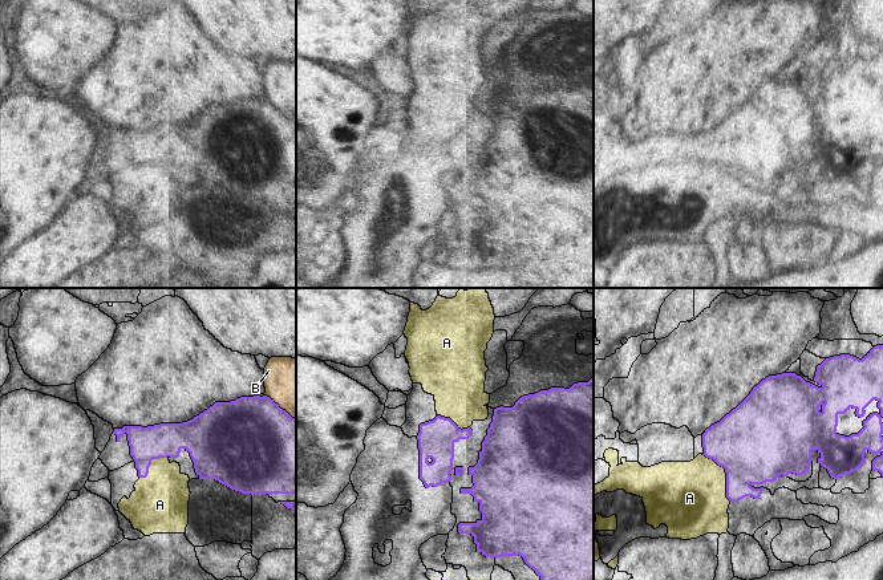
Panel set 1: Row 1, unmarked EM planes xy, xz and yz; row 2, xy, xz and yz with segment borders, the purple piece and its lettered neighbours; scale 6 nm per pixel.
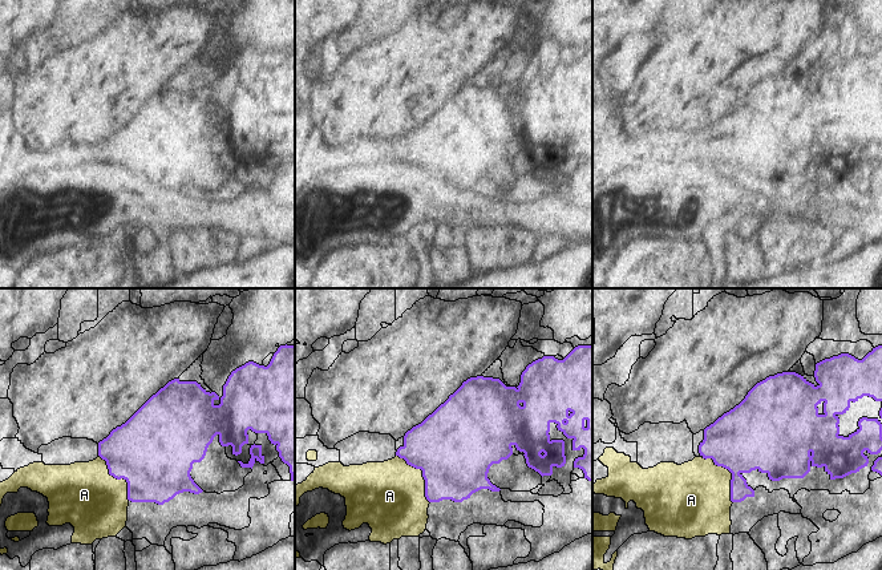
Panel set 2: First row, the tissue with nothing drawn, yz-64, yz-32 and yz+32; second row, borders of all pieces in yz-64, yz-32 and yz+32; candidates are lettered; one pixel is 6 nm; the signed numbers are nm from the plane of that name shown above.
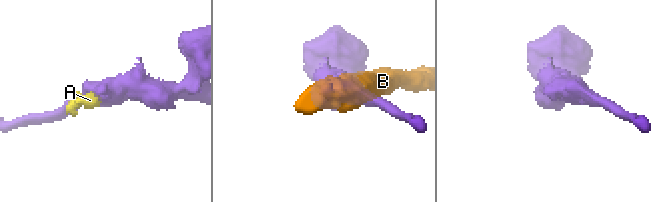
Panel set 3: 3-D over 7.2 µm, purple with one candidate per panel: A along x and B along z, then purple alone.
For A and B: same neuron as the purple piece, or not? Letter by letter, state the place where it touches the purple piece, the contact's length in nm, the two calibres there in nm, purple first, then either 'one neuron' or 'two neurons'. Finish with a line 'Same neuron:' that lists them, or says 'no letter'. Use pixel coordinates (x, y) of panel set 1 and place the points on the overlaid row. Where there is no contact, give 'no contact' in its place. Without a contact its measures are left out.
A: meets purple in yz at (726, 474); contact 340 nm long; 480 nm thick on the purple side, 420 nm on the other; two neurons
B: meets purple in xy at (279, 408); contact 240 nm long; 500 nm thick on the purple side, 320 nm on the other; two neurons
Same neuron: no letter

